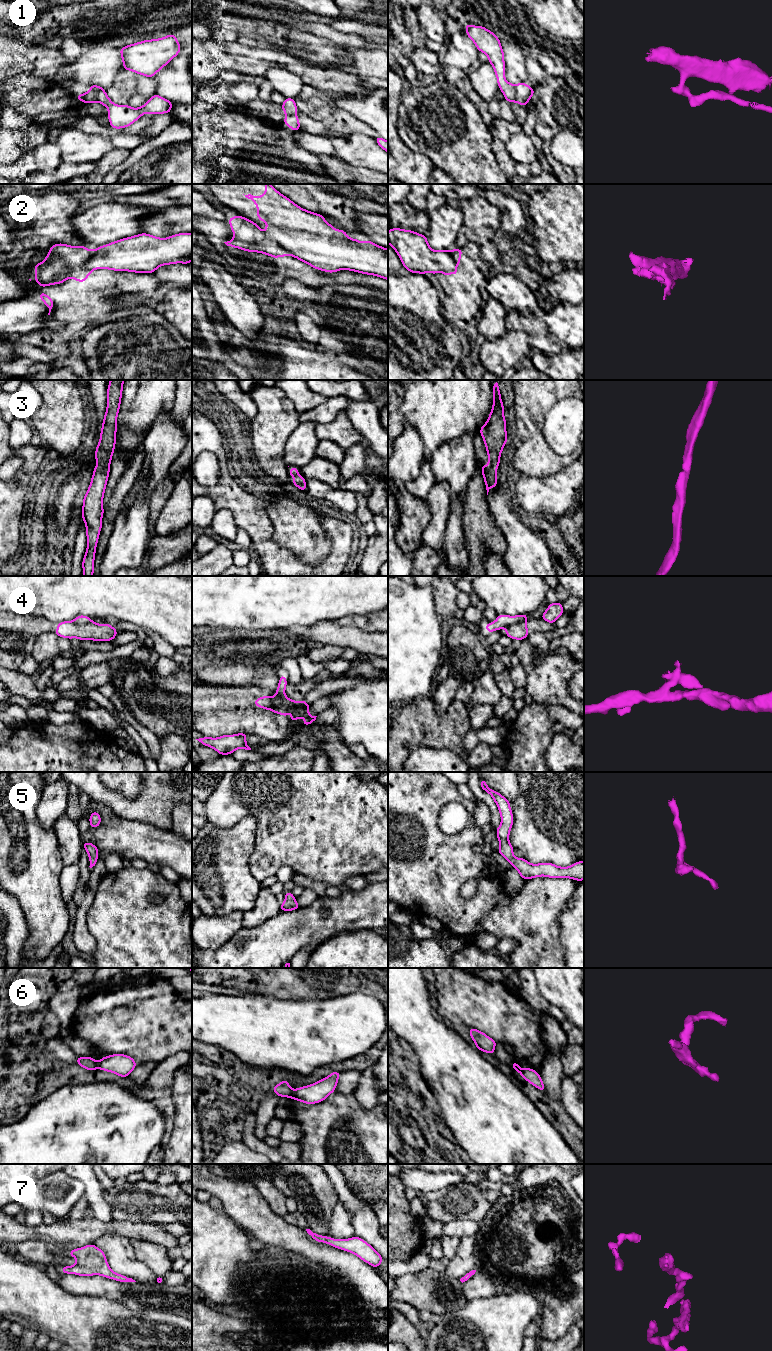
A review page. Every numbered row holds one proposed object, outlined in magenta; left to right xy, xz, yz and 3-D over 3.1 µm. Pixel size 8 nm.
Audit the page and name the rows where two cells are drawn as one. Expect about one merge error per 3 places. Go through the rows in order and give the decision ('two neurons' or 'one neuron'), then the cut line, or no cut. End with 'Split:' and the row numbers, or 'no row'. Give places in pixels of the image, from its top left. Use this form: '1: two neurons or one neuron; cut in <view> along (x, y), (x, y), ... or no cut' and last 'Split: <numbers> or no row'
1: two neurons; cut in xy along (93, 85), (96, 90), (95, 101)
2: two neurons; cut in xz along (265, 233), (291, 254)
3: one neuron; no cut
4: two neurons; cut in yz along (525, 620), (504, 626)
5: one neuron; no cut
6: two neurons; cut in xz along (291, 1091), (292, 1097)
7: one neuron; no cut
Split: 1, 2, 4, 6

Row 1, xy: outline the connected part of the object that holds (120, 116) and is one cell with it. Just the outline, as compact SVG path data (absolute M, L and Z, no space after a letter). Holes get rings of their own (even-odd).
M94 85L94 88L97 90L95 102L107 107L110 126L115 129L125 128L132 125L146 113L171 113L173 103L157 94L150 97L143 106L139 108L132 108L128 104L114 104L107 96L105 89L99 85Z

